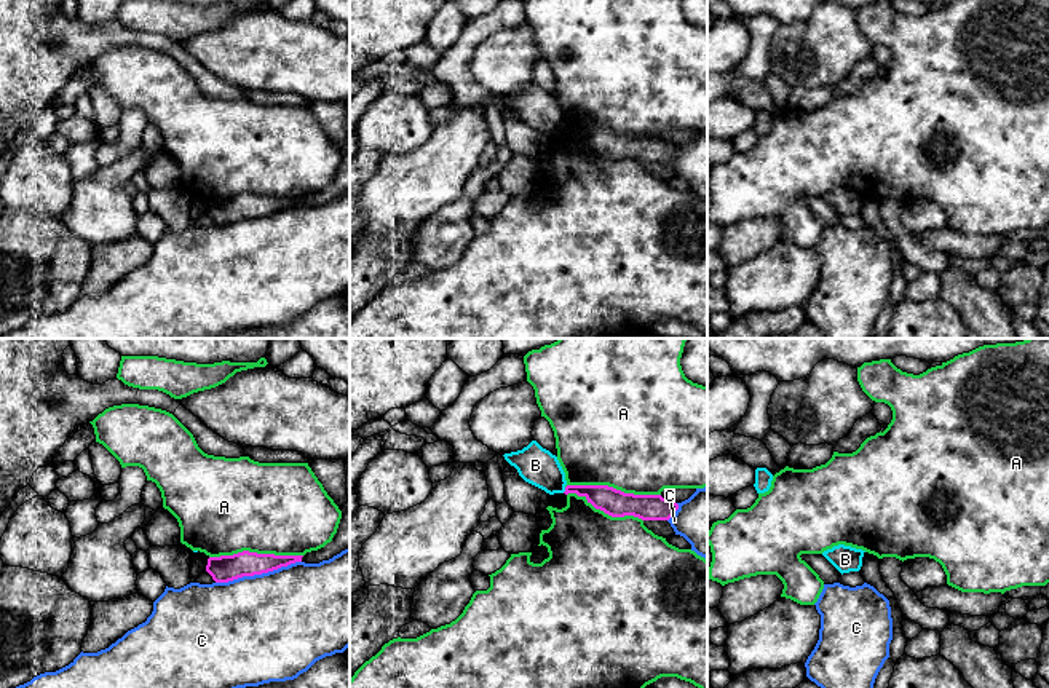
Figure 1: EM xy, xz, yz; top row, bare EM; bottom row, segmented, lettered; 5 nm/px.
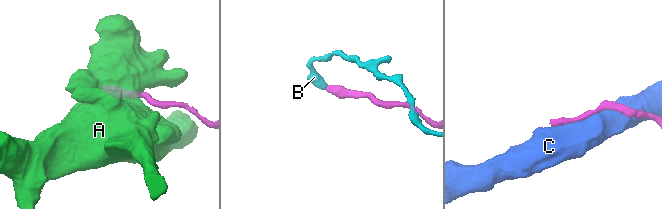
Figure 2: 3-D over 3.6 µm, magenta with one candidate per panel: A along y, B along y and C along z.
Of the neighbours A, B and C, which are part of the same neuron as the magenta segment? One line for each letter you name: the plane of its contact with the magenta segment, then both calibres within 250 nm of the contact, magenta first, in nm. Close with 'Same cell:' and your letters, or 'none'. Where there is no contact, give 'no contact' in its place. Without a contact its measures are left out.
Same cell: none

